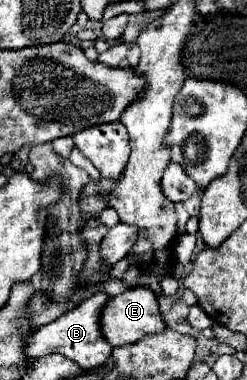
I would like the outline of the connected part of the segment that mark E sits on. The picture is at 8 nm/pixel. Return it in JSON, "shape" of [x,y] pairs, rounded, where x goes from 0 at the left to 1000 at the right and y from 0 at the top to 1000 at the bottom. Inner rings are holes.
{"shape":[[[538,755],[538,761],[498,766],[490,776],[441,782],[441,803],[425,803],[425,813],[409,818],[409,871],[417,871],[425,897],[441,897],[449,913],[547,903],[547,897],[579,892],[587,882],[652,876],[660,866],[668,866],[668,850],[644,824],[636,782],[595,755]]]}

